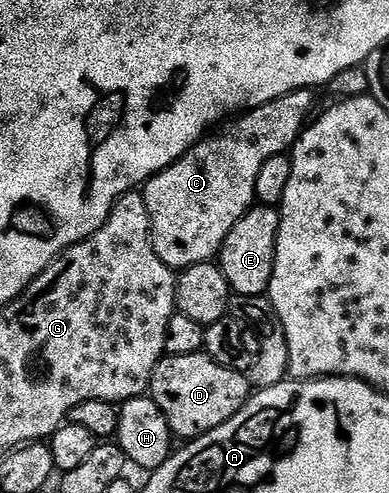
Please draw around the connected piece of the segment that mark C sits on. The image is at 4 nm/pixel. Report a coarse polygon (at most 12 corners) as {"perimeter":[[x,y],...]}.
{"perimeter":[[312,90],[246,110],[142,186],[151,242],[211,261],[256,204],[261,166],[312,116]]}

